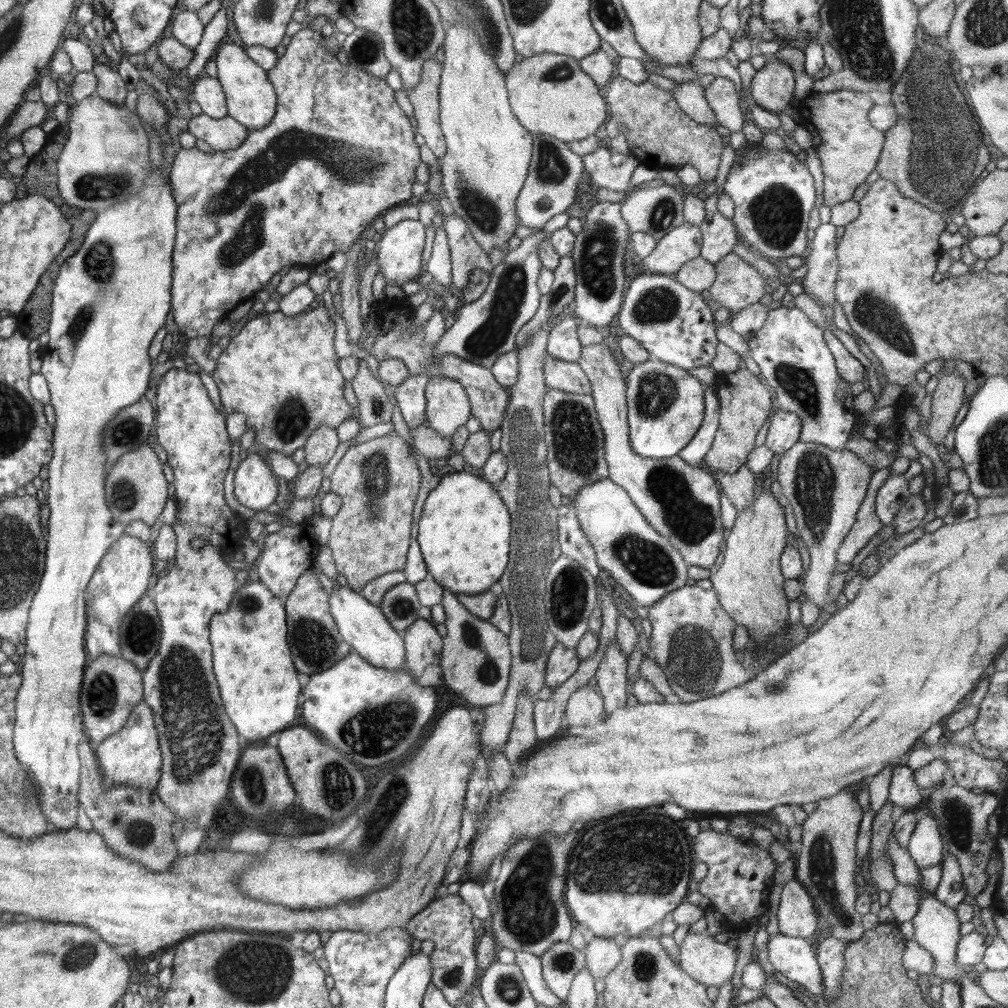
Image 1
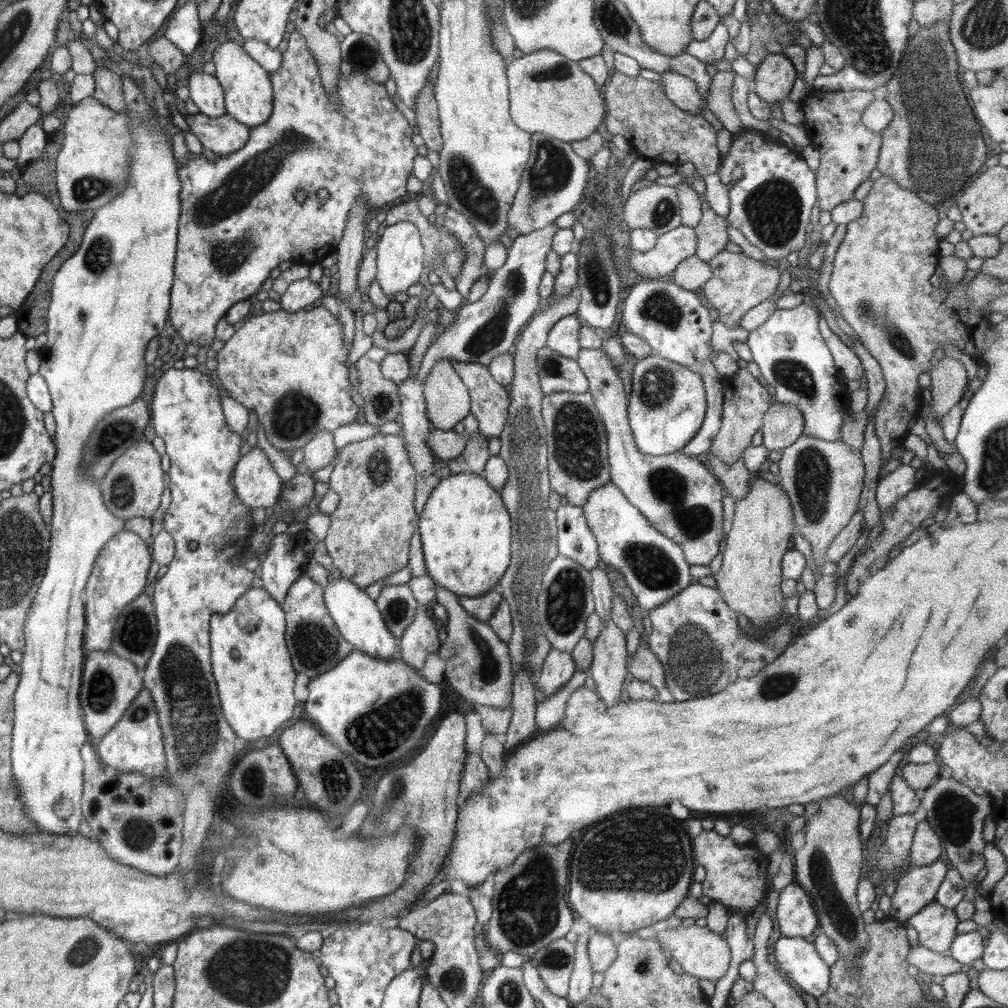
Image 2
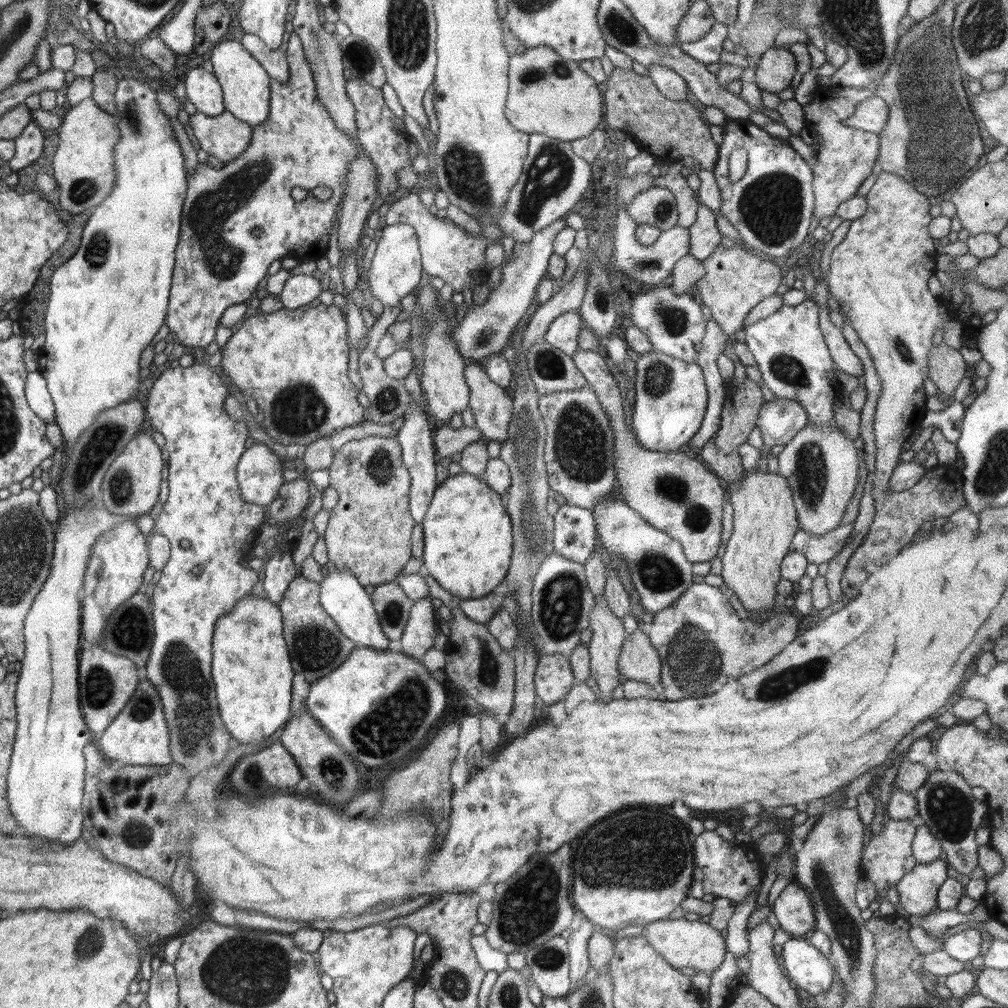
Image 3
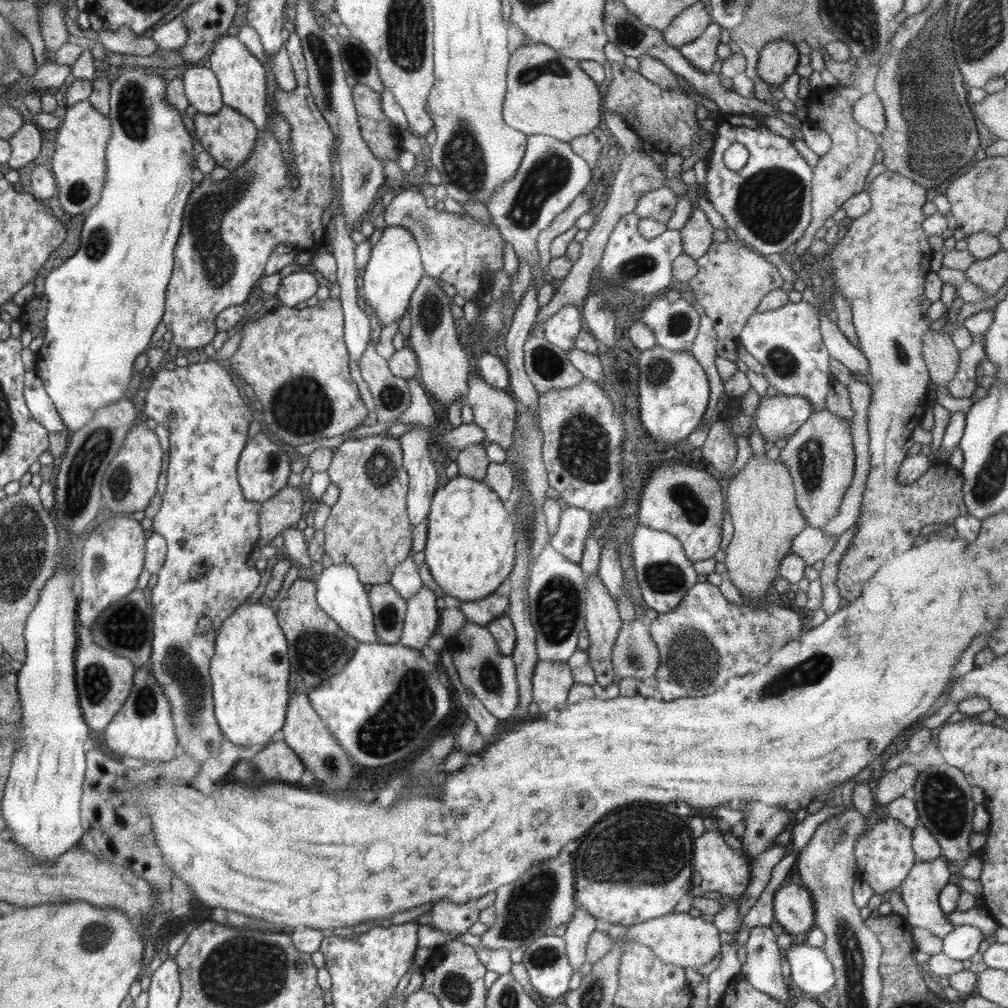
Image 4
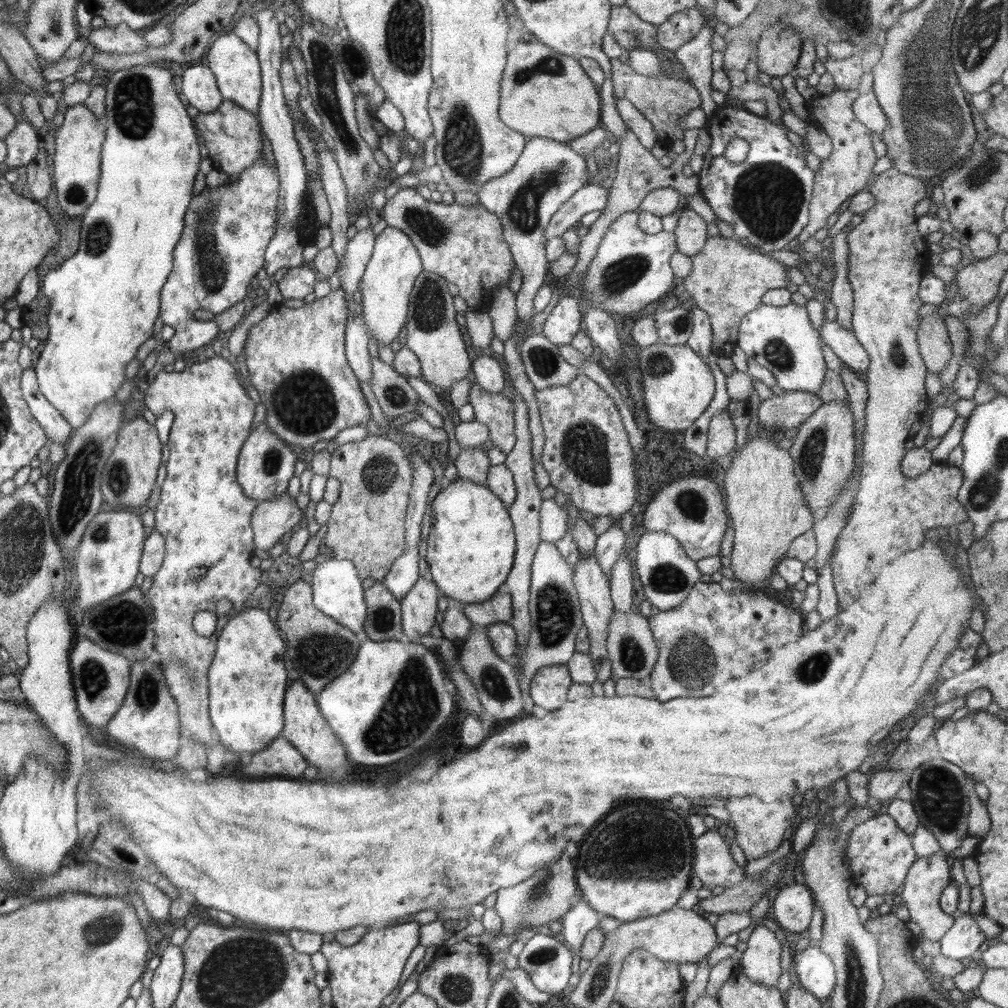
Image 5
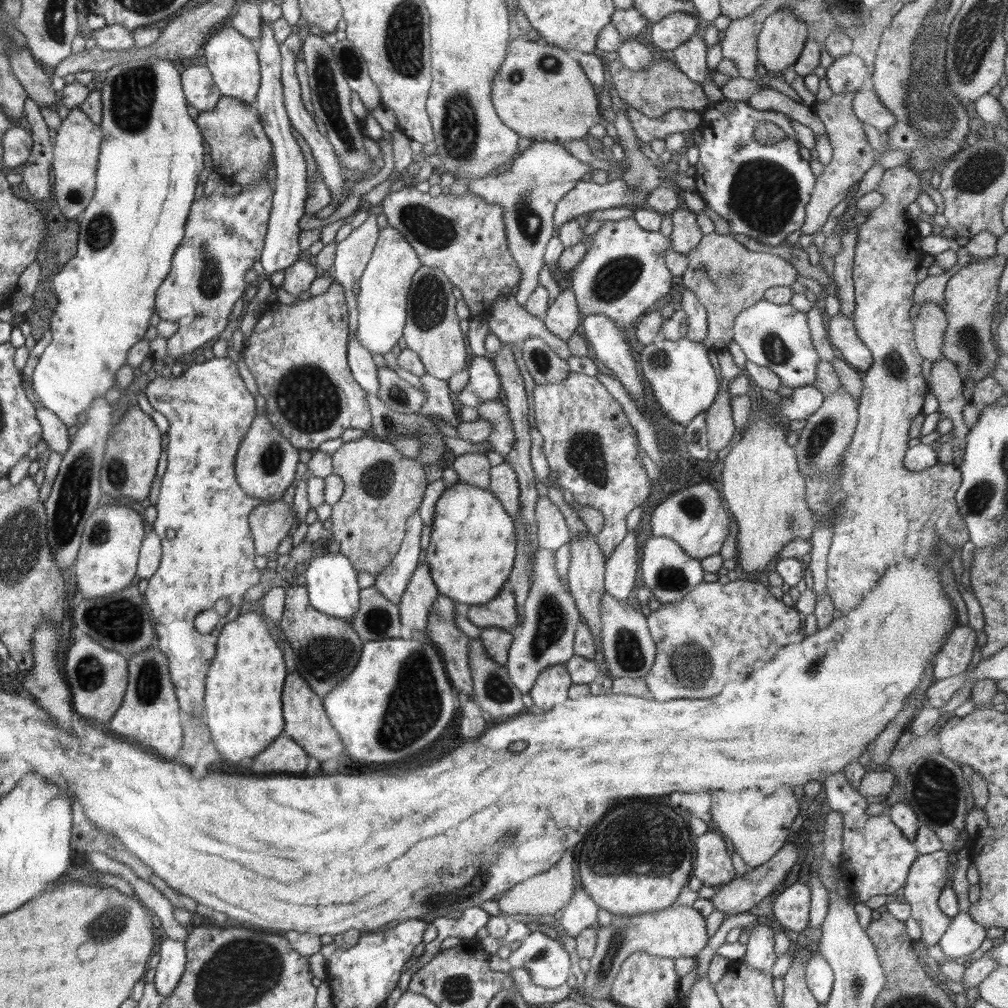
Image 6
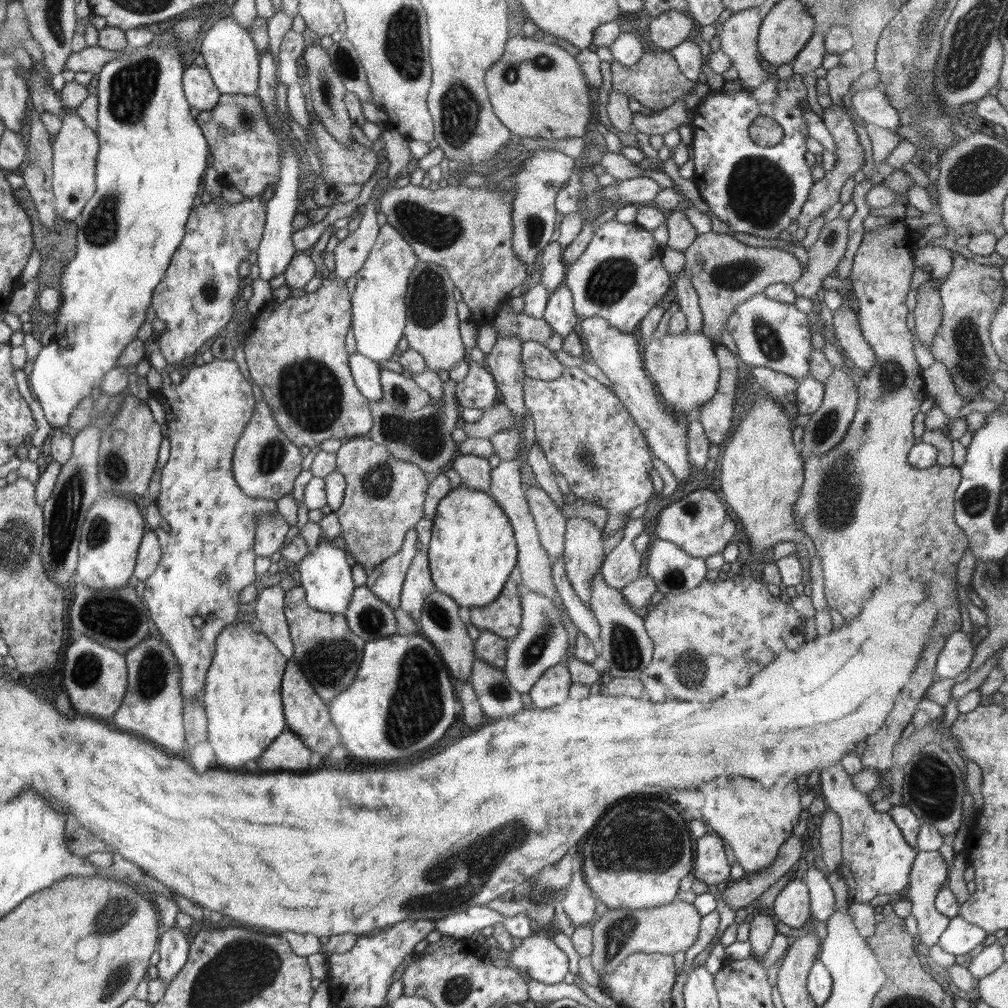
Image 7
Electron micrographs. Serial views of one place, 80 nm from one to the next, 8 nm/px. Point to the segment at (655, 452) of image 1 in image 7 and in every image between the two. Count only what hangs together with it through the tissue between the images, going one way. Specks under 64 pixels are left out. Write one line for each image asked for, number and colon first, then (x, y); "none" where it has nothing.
2: (667, 405)
3: (670, 403)
4: (674, 390)
5: (678, 386)
6: (683, 381)
7: (684, 367)

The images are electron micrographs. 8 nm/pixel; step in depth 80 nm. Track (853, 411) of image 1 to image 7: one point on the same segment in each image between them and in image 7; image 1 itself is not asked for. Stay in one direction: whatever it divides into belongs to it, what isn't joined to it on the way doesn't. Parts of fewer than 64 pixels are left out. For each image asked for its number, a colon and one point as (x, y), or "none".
2: (792, 357)
3: (789, 348)
4: (787, 342)
5: (782, 339)
6: (775, 336)
7: (771, 334)

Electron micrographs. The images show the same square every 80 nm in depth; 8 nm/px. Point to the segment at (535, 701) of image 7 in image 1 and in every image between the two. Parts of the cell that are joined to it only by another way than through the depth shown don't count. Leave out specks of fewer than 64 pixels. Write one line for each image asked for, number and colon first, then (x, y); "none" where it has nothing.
1: (562, 662)
2: (558, 667)
3: (554, 679)
4: (552, 681)
5: (549, 687)
6: (551, 688)

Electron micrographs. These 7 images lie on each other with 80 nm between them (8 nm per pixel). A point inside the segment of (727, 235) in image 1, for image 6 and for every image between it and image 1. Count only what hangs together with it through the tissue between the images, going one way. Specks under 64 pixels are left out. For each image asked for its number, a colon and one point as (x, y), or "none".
2: (712, 237)
3: (704, 236)
4: (697, 238)
5: (691, 236)
6: (686, 235)

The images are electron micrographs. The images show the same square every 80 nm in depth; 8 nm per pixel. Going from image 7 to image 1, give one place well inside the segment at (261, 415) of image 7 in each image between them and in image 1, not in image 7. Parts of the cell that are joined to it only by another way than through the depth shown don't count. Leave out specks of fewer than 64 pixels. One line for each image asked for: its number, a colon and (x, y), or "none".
1: (255, 486)
2: (256, 483)
3: (259, 471)
4: (263, 468)
5: (265, 465)
6: (265, 465)

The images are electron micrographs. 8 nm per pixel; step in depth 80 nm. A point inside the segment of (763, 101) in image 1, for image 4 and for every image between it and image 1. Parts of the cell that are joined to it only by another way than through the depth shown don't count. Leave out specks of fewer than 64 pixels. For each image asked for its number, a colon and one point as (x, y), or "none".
2: (774, 77)
3: (775, 68)
4: (777, 60)

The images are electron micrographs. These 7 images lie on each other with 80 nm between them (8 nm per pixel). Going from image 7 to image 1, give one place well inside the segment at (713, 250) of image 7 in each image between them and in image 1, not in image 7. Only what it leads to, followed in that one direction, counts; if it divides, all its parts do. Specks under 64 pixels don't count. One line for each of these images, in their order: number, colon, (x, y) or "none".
1: (737, 284)
2: (738, 282)
3: (735, 281)
4: (732, 280)
5: (728, 280)
6: (726, 277)

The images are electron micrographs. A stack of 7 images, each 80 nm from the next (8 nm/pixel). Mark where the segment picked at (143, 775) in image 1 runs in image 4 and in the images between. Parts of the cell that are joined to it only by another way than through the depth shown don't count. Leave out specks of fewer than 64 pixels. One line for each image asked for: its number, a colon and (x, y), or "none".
2: (134, 745)
3: (139, 735)
4: (143, 730)

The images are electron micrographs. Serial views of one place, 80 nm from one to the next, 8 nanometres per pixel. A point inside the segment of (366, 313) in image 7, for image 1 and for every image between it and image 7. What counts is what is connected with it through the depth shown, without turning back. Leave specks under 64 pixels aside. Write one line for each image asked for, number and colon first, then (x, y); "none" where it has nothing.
1: (399, 251)
2: (400, 251)
3: (396, 270)
4: (392, 273)
5: (388, 280)
6: (384, 285)

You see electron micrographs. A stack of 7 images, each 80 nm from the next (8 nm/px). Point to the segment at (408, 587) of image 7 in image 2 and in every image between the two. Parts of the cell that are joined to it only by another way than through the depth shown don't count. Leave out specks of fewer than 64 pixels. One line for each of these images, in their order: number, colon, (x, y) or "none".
2: (420, 639)
3: (420, 632)
4: (421, 617)
5: (419, 608)
6: (419, 596)

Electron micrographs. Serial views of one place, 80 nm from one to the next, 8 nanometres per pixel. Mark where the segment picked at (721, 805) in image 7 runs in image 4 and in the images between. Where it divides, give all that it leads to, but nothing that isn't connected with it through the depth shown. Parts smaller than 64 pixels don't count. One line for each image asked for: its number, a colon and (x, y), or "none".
4: (764, 823)
5: (760, 827)
6: (757, 826)

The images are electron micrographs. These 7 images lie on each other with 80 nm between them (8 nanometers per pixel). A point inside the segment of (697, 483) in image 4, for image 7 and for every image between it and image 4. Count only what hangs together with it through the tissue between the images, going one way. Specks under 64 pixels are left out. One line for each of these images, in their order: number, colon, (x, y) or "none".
5: (691, 509)
6: (694, 516)
7: (699, 523)

